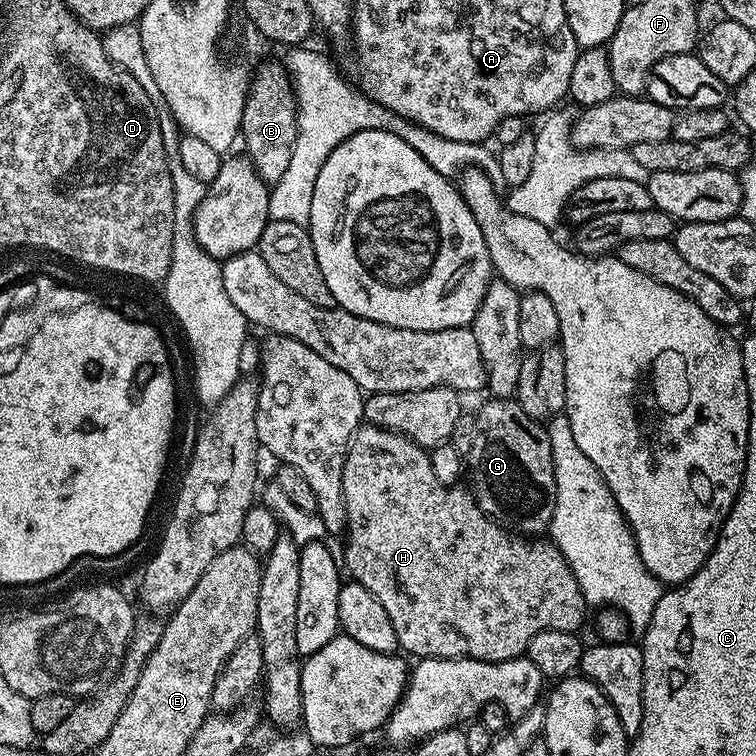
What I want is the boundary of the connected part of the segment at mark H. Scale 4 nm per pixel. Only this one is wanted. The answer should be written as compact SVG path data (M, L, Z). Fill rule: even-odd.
M367 422L361 423L348 444L348 453L342 466L342 494L346 502L348 523L348 545L344 548L344 556L342 552L343 567L347 575L348 572L352 575L349 577L355 583L366 586L366 590L370 590L370 594L374 594L374 598L382 602L382 610L386 610L390 622L394 625L397 645L401 649L405 648L403 651L409 657L429 660L482 660L485 664L503 664L506 659L525 655L530 638L534 638L534 634L542 634L542 630L566 630L575 633L581 631L586 611L584 595L578 586L578 578L574 578L566 558L556 549L551 539L525 538L523 535L513 534L503 524L485 516L476 502L475 495L467 487L438 482L438 477L434 475L431 455L425 449L419 448L410 438Z

